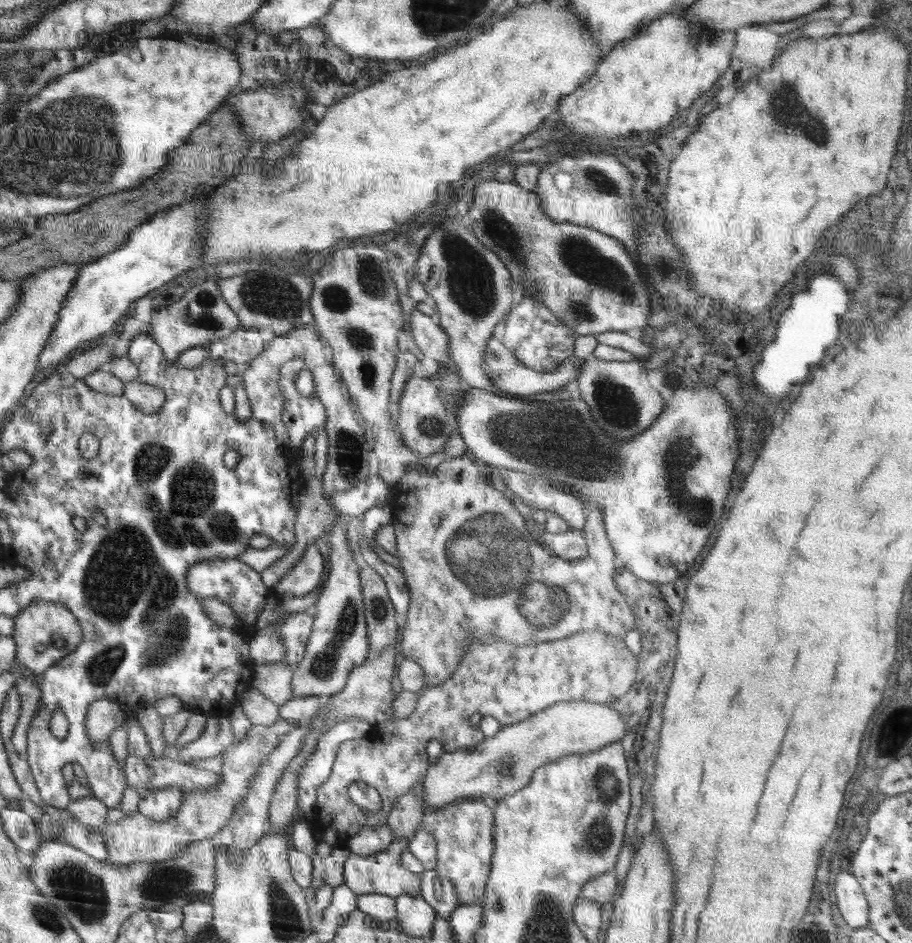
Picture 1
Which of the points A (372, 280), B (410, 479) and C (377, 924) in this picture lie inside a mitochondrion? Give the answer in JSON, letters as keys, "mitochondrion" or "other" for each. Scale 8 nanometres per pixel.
{"A":"mitochondrion","B":"other","C":"other"}

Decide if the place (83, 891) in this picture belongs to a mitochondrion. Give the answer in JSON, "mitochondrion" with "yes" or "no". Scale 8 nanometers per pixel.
{"mitochondrion":"yes"}

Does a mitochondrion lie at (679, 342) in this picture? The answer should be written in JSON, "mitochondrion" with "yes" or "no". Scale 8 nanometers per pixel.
{"mitochondrion":"no"}

